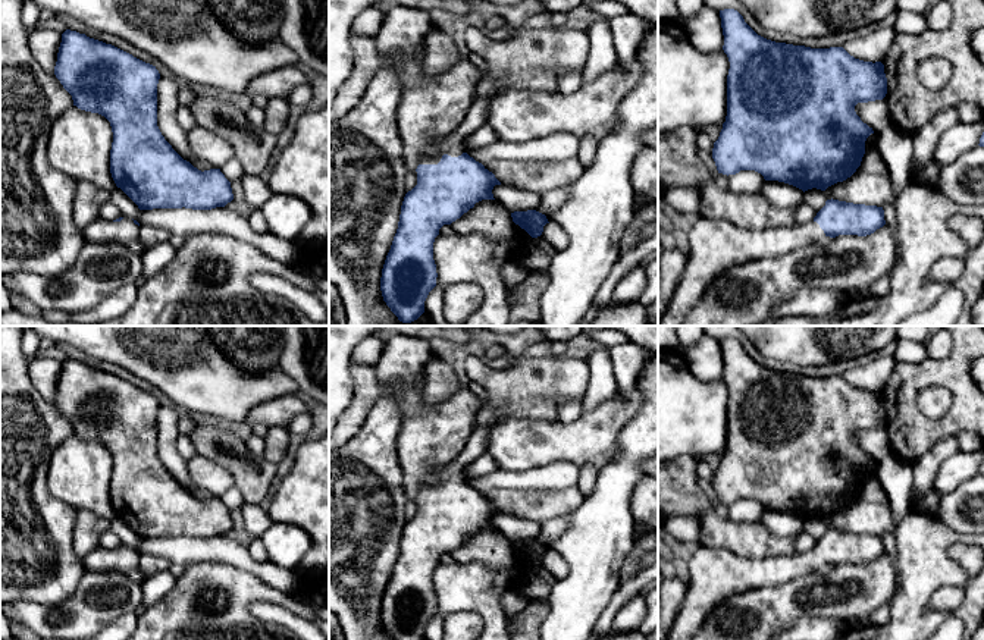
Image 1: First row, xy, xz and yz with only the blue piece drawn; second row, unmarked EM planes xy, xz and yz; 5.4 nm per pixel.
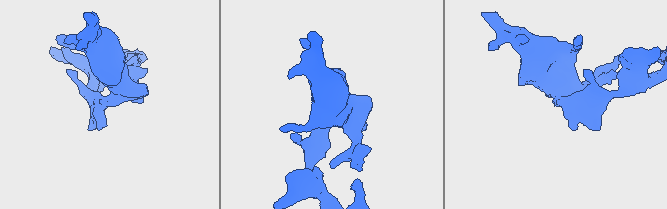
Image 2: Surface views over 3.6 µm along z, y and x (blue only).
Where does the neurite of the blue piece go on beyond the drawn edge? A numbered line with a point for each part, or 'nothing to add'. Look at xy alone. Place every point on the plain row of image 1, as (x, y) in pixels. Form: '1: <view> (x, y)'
1: xy (102, 560)

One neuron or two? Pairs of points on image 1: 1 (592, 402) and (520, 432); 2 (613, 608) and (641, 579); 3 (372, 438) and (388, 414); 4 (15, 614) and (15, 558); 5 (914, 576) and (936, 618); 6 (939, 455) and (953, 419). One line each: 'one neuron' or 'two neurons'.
1: two neurons
2: one neuron
3: one neuron
4: two neurons
5: one neuron
6: two neurons

